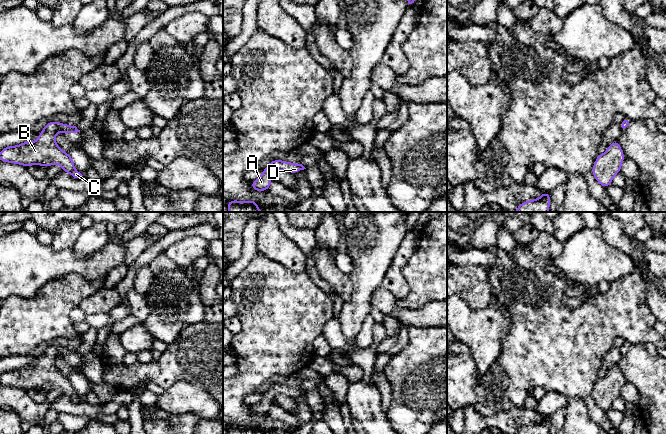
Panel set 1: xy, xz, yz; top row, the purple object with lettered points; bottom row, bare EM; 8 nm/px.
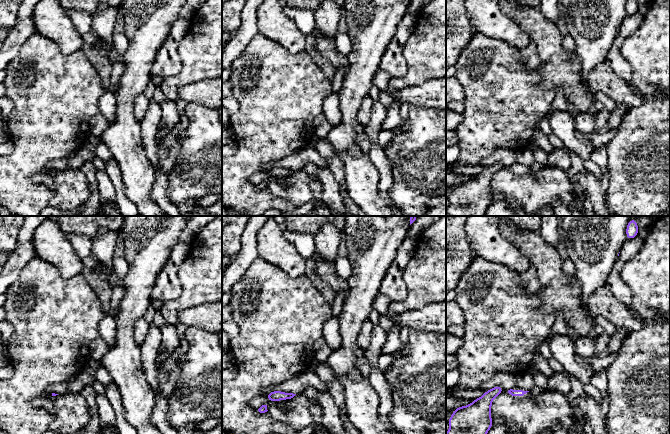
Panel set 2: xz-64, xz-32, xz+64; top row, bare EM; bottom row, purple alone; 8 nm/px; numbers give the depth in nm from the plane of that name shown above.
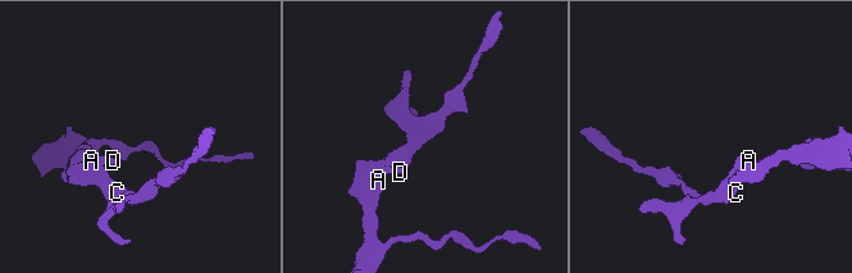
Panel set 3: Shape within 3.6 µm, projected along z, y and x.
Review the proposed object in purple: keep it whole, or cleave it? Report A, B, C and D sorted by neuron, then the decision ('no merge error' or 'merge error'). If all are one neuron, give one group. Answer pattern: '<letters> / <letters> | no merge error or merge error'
A B C D | no merge error

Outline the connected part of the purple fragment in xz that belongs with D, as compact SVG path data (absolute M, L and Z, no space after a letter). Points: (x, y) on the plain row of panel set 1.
M272 384L268 390L263 393L263 398L255 405L250 406L255 415L265 415L270 412L271 403L275 396L285 394L289 397L297 397L306 393L302 388L285 386L283 384Z

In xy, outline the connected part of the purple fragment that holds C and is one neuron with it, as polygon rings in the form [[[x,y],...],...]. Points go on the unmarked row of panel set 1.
[[[51,345],[40,356],[36,366],[28,364],[20,369],[1,373],[0,385],[26,391],[31,389],[49,391],[53,388],[60,388],[62,395],[69,397],[74,402],[82,401],[83,399],[74,391],[74,382],[57,370],[55,360],[58,355],[63,358],[80,356],[74,349]]]

